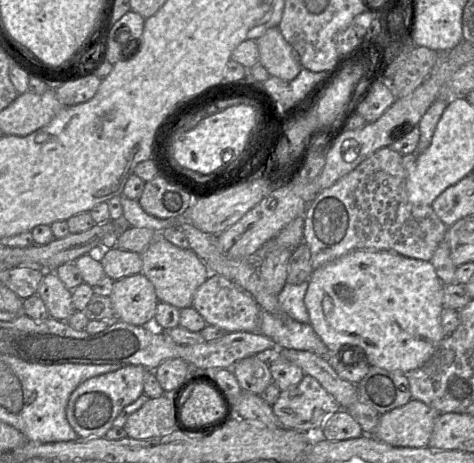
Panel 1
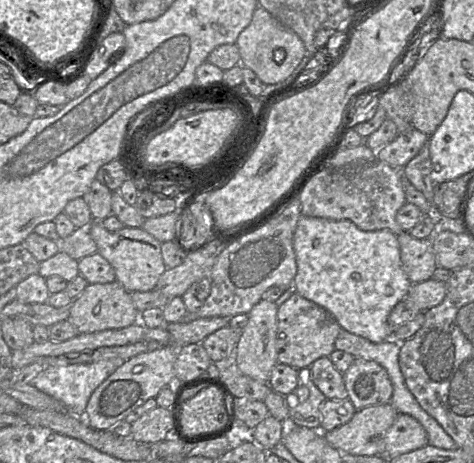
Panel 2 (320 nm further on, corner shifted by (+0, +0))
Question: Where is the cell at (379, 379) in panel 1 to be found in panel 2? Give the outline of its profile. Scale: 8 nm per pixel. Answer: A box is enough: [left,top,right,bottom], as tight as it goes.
[343,358,393,410]

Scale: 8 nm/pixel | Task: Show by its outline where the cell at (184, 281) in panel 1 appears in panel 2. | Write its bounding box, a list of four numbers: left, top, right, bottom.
[86,220,166,292]

